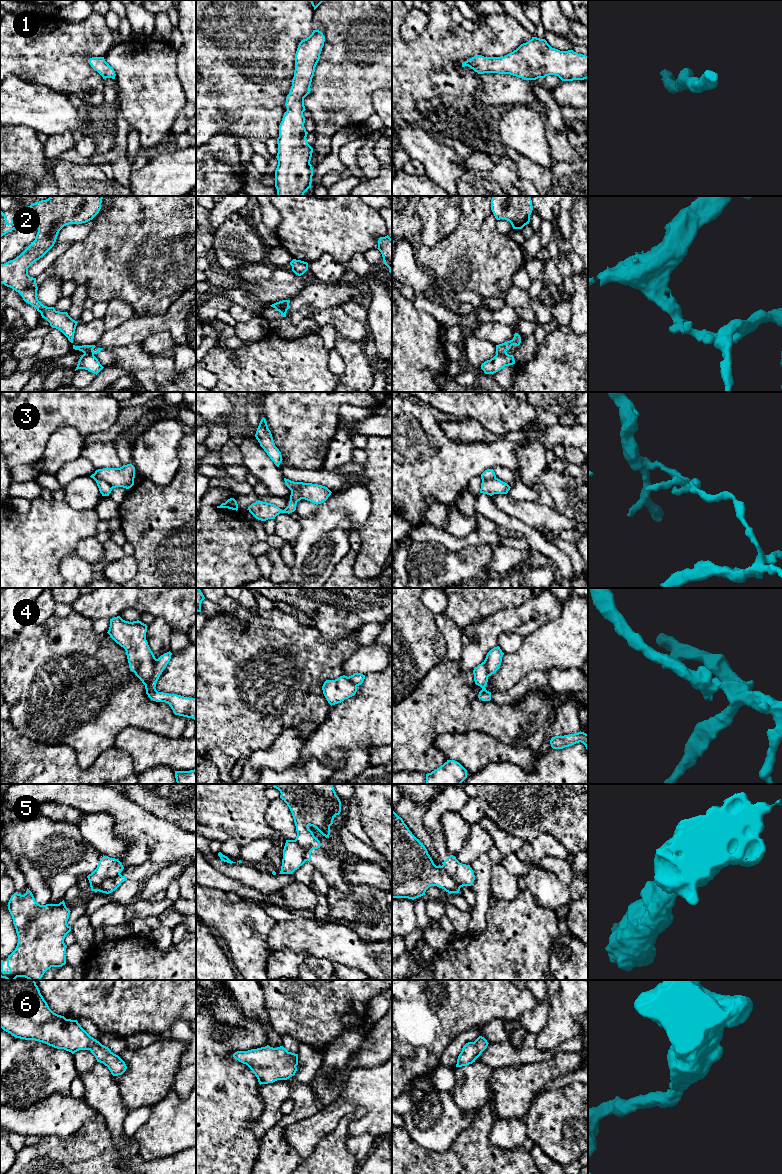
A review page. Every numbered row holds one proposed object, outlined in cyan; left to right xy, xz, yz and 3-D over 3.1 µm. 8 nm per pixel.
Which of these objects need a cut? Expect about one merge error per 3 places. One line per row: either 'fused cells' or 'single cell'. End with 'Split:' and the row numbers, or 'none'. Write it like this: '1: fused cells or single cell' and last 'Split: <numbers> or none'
1: single cell
2: fused cells
3: fused cells
4: fused cells
5: fused cells
6: single cell
Split: 2, 3, 4, 5

